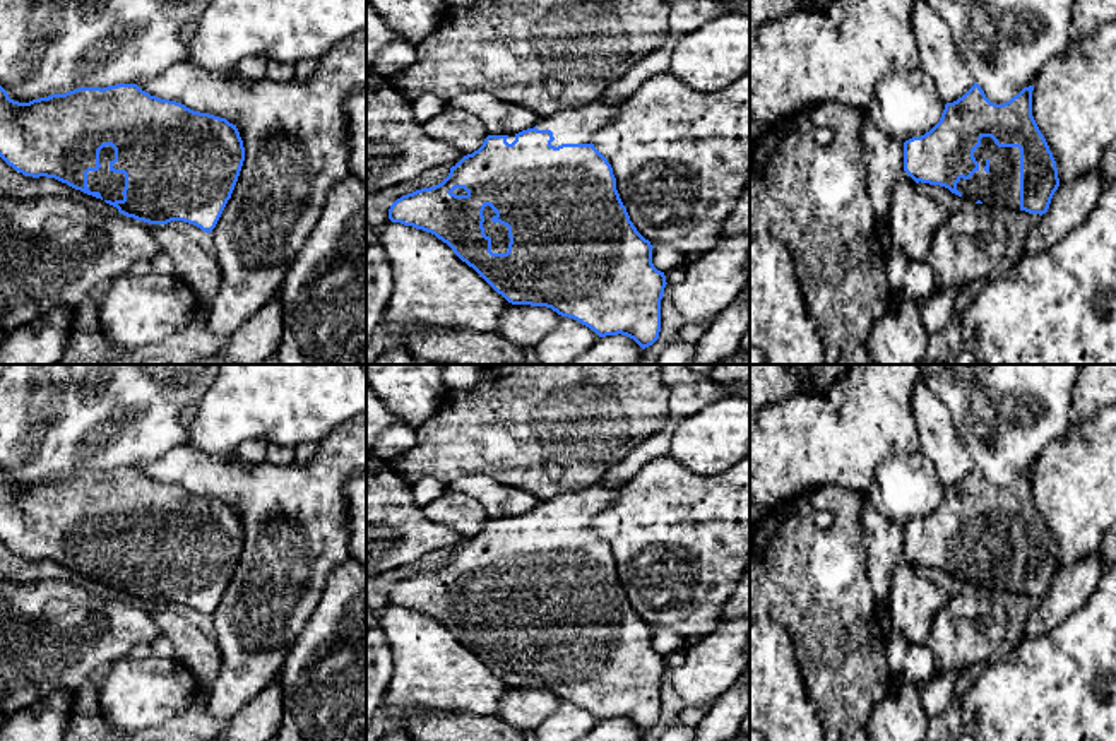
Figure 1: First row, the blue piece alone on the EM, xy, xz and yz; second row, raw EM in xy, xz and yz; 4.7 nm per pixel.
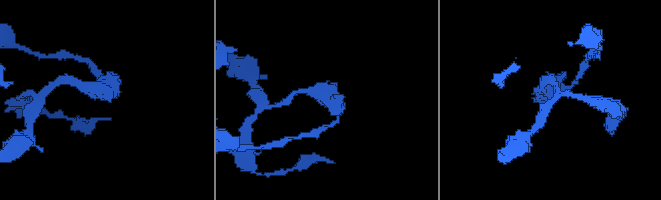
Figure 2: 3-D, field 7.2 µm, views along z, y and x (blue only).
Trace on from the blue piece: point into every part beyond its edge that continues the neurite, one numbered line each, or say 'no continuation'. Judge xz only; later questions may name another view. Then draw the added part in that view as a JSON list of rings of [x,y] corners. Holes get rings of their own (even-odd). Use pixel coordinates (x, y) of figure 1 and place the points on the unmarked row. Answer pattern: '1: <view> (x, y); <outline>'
1: xz (498, 616); [[[490,589],[484,590],[483,599],[484,618],[491,621],[491,635],[507,637],[510,626],[508,611],[491,604],[491,601],[496,599],[496,596]]]

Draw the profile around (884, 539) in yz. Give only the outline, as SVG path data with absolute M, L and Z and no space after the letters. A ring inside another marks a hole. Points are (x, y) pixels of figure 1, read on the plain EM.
M864 496L861 510L861 525L868 580L876 602L876 619L887 633L892 628L888 590L893 570L904 556L904 527L883 517L868 496Z

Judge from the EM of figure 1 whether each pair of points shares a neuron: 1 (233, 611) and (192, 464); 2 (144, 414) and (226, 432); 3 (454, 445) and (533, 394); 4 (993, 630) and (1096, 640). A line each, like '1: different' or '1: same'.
1: same
2: different
3: same
4: different

